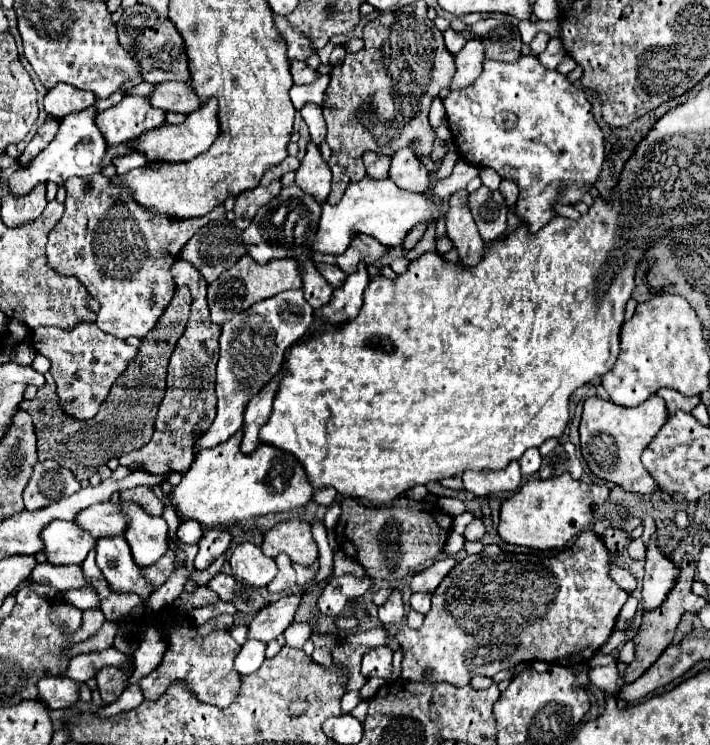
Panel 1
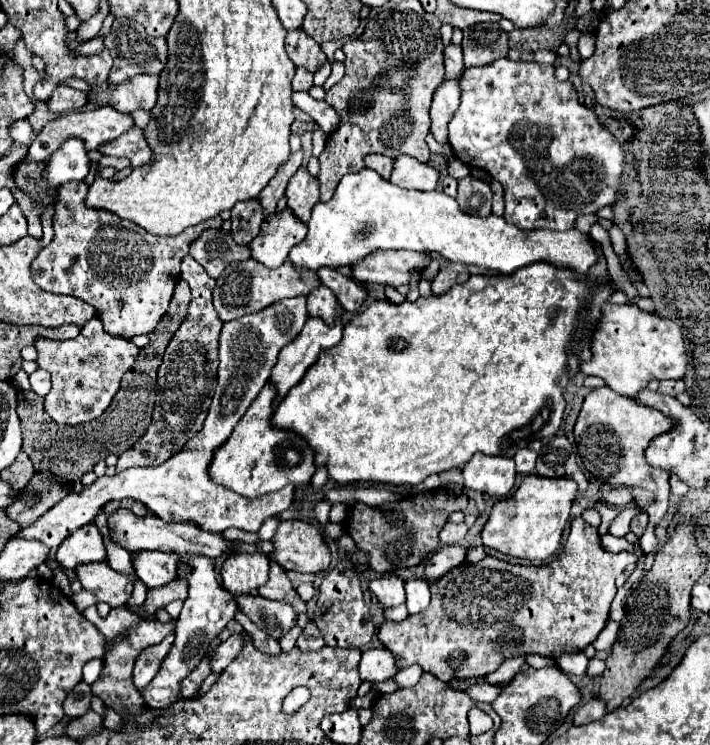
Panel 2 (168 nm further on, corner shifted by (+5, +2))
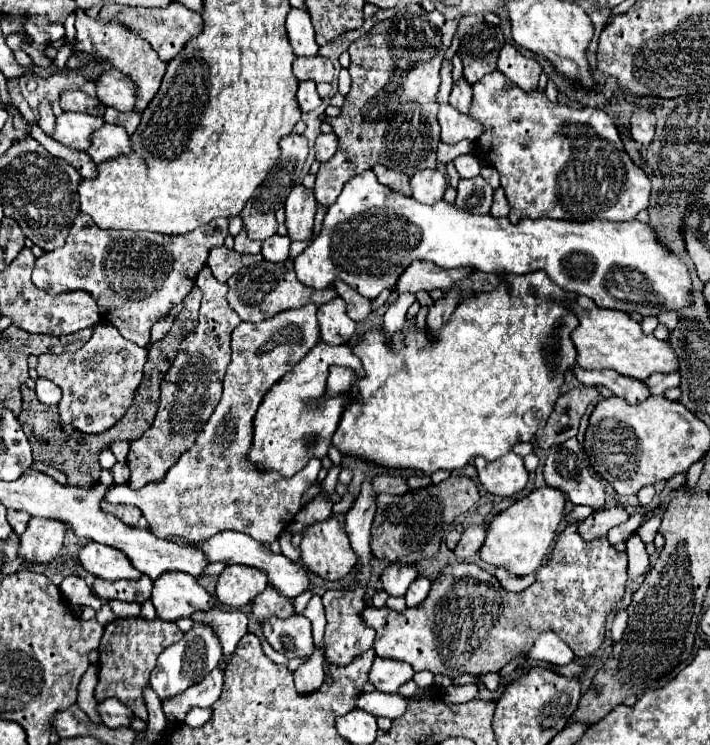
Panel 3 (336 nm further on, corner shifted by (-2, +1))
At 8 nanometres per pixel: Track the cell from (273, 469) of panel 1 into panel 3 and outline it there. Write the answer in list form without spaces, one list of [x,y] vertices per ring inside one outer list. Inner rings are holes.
[[[323,341],[305,355],[281,381],[277,381],[269,393],[265,395],[257,415],[255,415],[255,437],[253,447],[249,453],[249,459],[259,469],[275,469],[283,477],[293,477],[297,471],[301,471],[309,459],[317,457],[323,459],[327,455],[327,449],[331,445],[331,437],[337,429],[337,423],[341,421],[341,415],[345,407],[351,401],[359,399],[357,387],[353,385],[347,395],[339,397],[325,397],[327,391],[327,377],[331,365],[343,365],[351,367],[357,377],[363,377],[363,365],[361,359],[353,353],[349,345],[327,345]]]

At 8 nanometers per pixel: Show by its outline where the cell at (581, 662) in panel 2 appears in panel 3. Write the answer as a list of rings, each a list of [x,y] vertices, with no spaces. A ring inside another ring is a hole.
[[[543,633],[541,639],[537,639],[533,649],[529,651],[529,657],[535,659],[535,661],[557,663],[557,665],[567,665],[567,663],[571,663],[575,659],[569,645],[565,641],[561,641],[553,633]]]

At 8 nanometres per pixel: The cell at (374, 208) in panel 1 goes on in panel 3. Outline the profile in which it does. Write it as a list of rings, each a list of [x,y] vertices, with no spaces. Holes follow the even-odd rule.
[[[369,169],[361,175],[355,175],[351,177],[345,187],[343,187],[343,193],[339,195],[339,199],[329,207],[325,219],[323,219],[323,231],[319,233],[319,237],[315,237],[315,241],[295,259],[295,273],[297,273],[297,279],[301,283],[305,283],[307,287],[311,289],[325,289],[325,287],[331,287],[337,279],[343,279],[349,287],[353,287],[355,291],[359,291],[363,297],[367,299],[375,299],[383,289],[395,289],[397,285],[397,279],[401,275],[401,271],[405,271],[405,267],[411,265],[411,261],[415,259],[425,259],[425,261],[433,261],[435,265],[439,265],[441,269],[459,269],[459,267],[475,267],[479,271],[485,271],[485,273],[497,273],[497,275],[507,275],[507,273],[531,273],[531,271],[545,271],[549,275],[549,279],[553,283],[557,283],[563,291],[567,293],[575,293],[575,295],[585,295],[589,299],[595,301],[597,307],[605,307],[605,309],[619,309],[619,311],[625,311],[625,313],[631,313],[631,315],[639,315],[639,317],[659,317],[663,311],[675,311],[675,313],[681,313],[683,309],[687,309],[691,303],[693,303],[693,297],[691,297],[691,279],[689,279],[689,273],[685,271],[685,265],[679,265],[675,259],[669,257],[667,253],[667,247],[663,243],[659,243],[653,227],[649,227],[647,223],[639,223],[639,221],[629,221],[629,223],[613,223],[613,221],[607,221],[607,219],[593,219],[593,221],[585,221],[585,223],[577,223],[577,221],[559,221],[559,219],[549,219],[549,217],[541,217],[541,219],[521,219],[517,225],[509,223],[507,217],[491,217],[491,215],[473,215],[473,213],[467,213],[467,211],[459,211],[453,203],[445,203],[445,201],[439,201],[435,205],[423,205],[423,203],[417,203],[413,197],[405,197],[403,193],[395,193],[391,191],[389,187],[381,185],[375,177],[375,173]]]

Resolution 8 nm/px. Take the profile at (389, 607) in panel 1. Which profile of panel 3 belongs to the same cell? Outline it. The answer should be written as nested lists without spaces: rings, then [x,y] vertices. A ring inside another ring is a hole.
[[[389,563],[383,573],[381,573],[381,581],[383,581],[383,589],[389,595],[405,595],[407,587],[411,585],[413,579],[417,579],[419,575],[419,567],[417,565],[409,565],[409,563]]]

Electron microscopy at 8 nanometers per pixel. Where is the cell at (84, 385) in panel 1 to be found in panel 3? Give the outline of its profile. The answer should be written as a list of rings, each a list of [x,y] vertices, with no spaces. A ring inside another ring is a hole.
[[[105,323],[95,329],[93,337],[79,351],[41,355],[37,373],[39,377],[51,379],[63,389],[63,399],[59,403],[59,415],[63,423],[69,423],[83,433],[97,435],[113,427],[131,407],[143,377],[145,361],[145,347],[135,347],[131,341],[125,341],[113,325]]]

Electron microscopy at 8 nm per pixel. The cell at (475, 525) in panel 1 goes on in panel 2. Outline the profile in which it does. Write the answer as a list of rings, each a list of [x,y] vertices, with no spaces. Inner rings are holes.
[[[448,522],[442,528],[442,532],[440,532],[440,542],[446,544],[446,546],[452,546],[452,544],[460,542],[466,536],[466,532],[468,532],[466,524],[452,524],[452,522]]]

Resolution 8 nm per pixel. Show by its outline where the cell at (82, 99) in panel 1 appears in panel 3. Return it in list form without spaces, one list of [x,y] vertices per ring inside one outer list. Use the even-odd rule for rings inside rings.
[[[65,91],[61,95],[61,109],[63,111],[79,111],[79,113],[89,113],[89,115],[97,115],[103,117],[105,109],[99,103],[99,99],[89,97],[83,91]]]

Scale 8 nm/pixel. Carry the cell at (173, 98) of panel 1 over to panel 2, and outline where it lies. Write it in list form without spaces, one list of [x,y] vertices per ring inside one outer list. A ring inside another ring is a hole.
[[[140,74],[118,84],[116,92],[112,92],[110,104],[120,112],[134,112],[134,110],[152,110],[156,100],[158,100],[158,76]]]

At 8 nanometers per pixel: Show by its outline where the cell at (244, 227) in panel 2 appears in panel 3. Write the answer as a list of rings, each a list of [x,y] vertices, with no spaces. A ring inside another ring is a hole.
[[[241,231],[241,233],[235,237],[235,251],[237,251],[237,253],[261,253],[261,241],[247,239],[245,235],[247,235],[247,233]]]

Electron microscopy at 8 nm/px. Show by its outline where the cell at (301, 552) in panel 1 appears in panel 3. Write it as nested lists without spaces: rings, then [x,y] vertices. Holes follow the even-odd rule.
[[[335,517],[307,527],[301,541],[301,561],[307,571],[339,581],[357,565],[357,553],[351,551],[349,537]]]

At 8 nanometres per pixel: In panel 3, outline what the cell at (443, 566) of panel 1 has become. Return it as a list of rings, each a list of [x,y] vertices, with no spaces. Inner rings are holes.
[[[487,523],[465,527],[465,531],[461,535],[461,541],[455,547],[455,555],[457,555],[459,561],[467,561],[469,557],[473,557],[481,549],[481,545],[485,541],[485,535],[487,535],[487,529],[489,529]]]

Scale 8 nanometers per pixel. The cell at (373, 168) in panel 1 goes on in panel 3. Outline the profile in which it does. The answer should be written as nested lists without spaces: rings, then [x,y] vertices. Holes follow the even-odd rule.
[[[375,165],[375,167],[373,167],[373,173],[377,175],[377,179],[379,179],[385,187],[389,187],[389,189],[393,189],[393,191],[397,191],[397,193],[403,193],[403,195],[411,195],[411,187],[409,187],[409,177],[407,177],[407,175],[399,173],[399,171],[385,169],[383,165]]]

